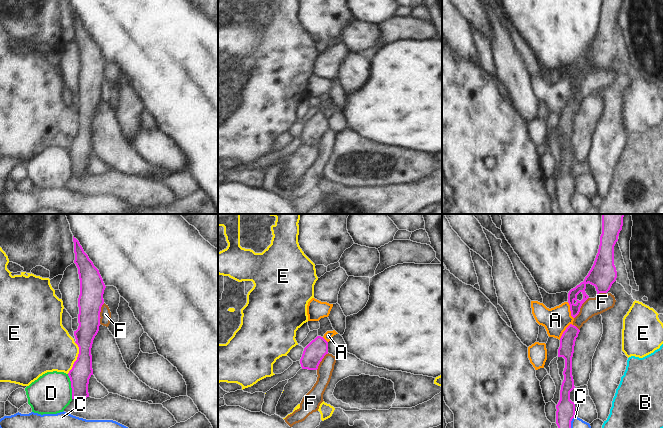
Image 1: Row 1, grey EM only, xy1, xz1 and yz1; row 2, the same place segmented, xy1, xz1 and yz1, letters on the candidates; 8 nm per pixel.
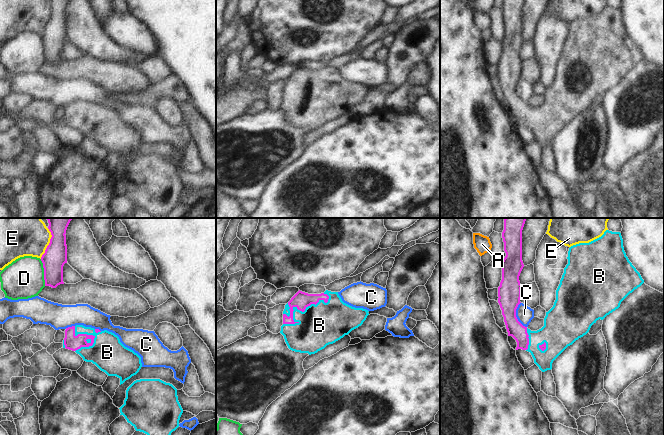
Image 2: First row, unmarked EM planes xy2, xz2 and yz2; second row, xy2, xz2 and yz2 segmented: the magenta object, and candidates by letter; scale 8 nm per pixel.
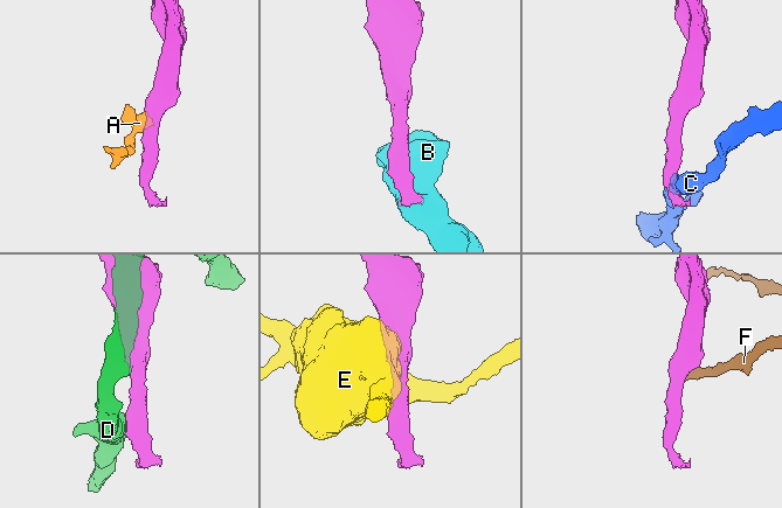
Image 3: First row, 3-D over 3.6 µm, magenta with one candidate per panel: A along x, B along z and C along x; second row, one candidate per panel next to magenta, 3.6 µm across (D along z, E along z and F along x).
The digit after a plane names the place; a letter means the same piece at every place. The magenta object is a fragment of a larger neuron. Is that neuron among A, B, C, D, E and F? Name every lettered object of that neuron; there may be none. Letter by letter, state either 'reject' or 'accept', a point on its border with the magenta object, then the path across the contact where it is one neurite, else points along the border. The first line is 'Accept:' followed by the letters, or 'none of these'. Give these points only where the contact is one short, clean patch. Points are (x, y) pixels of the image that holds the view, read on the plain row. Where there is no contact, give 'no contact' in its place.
Accept: B
A: reject; contact yz1 (565, 106); border yz1 (574, 101), (570, 100), (559, 115)
B: accept; contact xz2 (300, 86); way xz2 (301, 76), (300, 86), (319, 101)
C: reject; contact yz2 (515, 91)
D: reject; contact xy2 (44, 48); border xy2 (40, 35), (43, 41), (45, 61)
E: reject; contact xy1 (77, 134); border xy1 (75, 118), (78, 123), (78, 132), (67, 149)
F: reject; contact xy1 (99, 89); border xy1 (104, 79), (100, 85), (99, 99)

